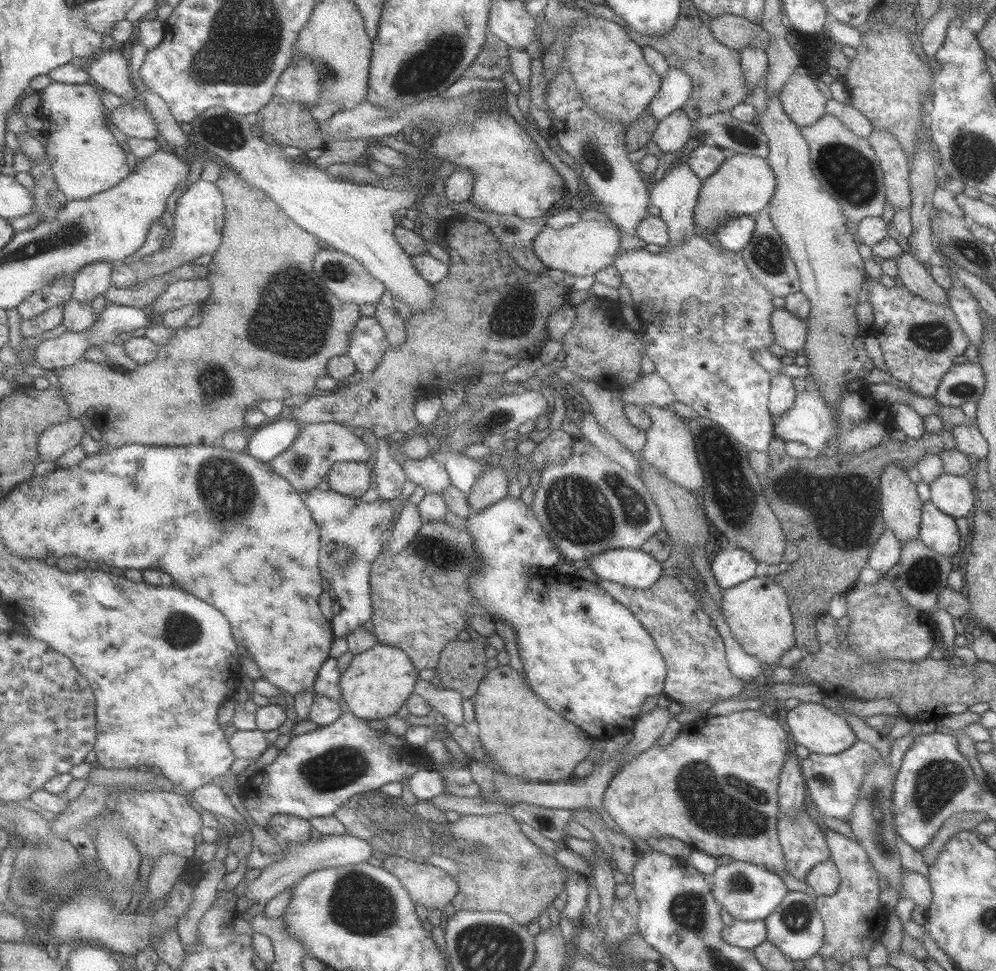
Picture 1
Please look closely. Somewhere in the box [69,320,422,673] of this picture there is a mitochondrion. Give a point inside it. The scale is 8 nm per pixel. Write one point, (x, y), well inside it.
(218, 480)

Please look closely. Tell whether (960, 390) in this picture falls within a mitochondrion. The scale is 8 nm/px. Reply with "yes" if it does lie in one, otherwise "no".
yes

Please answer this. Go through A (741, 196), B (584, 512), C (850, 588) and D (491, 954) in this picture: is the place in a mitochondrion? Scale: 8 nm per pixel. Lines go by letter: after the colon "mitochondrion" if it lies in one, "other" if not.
A: other
B: mitochondrion
C: other
D: mitochondrion

